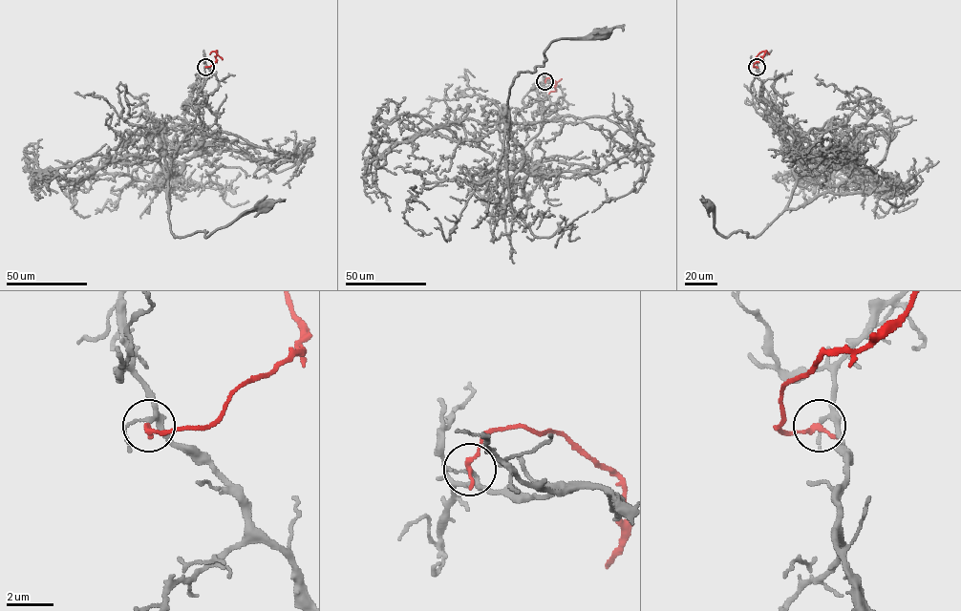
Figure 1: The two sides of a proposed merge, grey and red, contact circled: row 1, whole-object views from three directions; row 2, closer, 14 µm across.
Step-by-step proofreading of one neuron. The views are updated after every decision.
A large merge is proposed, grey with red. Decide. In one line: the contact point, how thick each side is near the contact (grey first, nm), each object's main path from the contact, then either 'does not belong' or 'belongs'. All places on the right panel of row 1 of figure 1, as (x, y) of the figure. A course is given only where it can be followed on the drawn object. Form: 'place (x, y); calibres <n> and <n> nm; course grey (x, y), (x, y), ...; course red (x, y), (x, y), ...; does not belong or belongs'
place (757, 67); calibres 150 and 240 nm; course grey (756, 66), (761, 94), (793, 129), (802, 173), (788, 206), (755, 236), (736, 231), (722, 237), (707, 204); course red (756, 66), (754, 64), (765, 52), (754, 59); belongs

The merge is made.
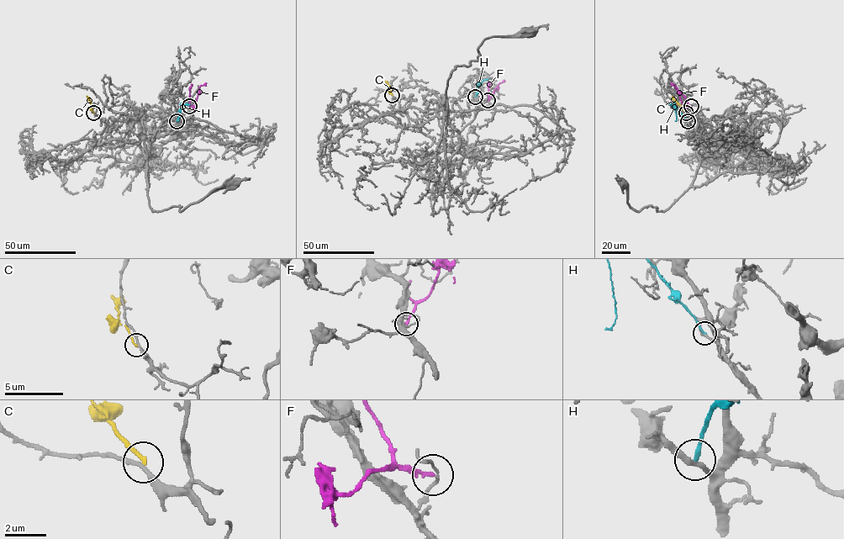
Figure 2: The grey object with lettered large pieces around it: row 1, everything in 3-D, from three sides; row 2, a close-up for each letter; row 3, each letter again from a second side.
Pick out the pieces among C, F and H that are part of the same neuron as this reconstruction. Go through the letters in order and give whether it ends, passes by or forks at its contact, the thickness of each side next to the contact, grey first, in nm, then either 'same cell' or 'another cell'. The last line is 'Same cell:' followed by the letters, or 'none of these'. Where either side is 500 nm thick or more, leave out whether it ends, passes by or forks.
C: it ends | 190/180 nm | another cell
F: it ends | 100/170 nm | another cell
H: it ends | 240/190 nm | another cell
Same cell: none of these

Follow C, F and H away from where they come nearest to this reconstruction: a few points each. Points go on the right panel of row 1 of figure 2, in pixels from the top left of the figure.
C: (686, 113), (672, 96)
F: (691, 106), (685, 108), (677, 88), (671, 83)
H: (688, 121), (676, 108), (675, 120)

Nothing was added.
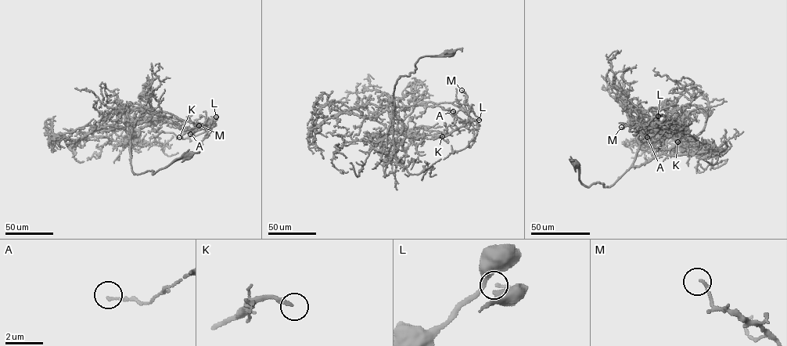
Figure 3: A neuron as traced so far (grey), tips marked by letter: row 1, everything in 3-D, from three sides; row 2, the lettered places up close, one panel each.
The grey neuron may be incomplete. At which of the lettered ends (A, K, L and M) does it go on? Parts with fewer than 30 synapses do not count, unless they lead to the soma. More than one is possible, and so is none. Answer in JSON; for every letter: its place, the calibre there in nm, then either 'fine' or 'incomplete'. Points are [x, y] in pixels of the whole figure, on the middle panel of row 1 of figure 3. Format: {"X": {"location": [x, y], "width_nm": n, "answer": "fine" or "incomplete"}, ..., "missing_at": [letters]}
{"A": {"location": [453, 111], "width_nm": 90, "answer": "fine"}, "K": {"location": [442, 136], "width_nm": 180, "answer": "incomplete"}, "L": {"location": [479, 120], "width_nm": 150, "answer": "fine"}, "M": {"location": [461, 90], "width_nm": 140, "answer": "fine"}, "missing_at": ["K"]}

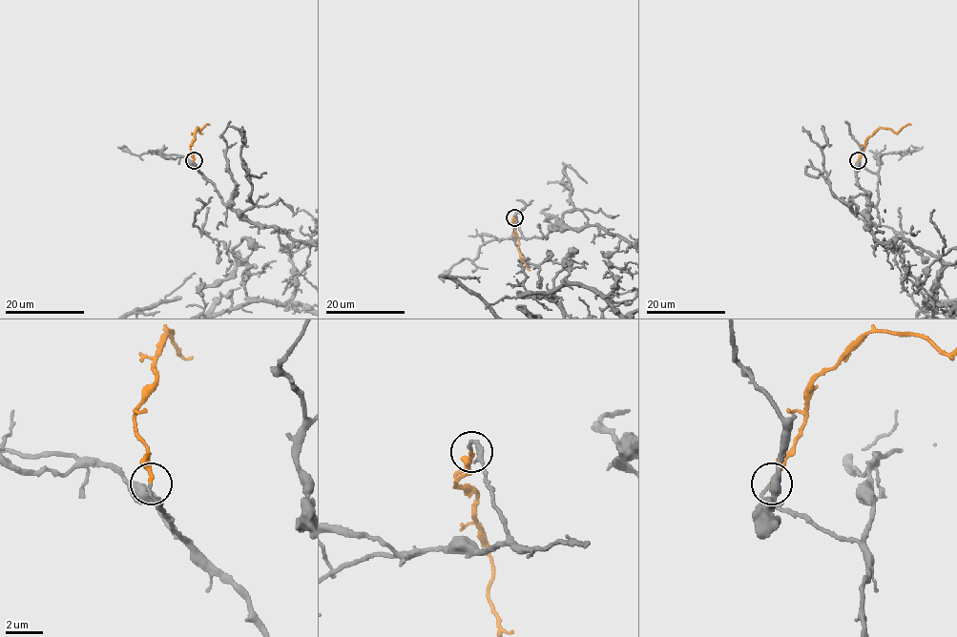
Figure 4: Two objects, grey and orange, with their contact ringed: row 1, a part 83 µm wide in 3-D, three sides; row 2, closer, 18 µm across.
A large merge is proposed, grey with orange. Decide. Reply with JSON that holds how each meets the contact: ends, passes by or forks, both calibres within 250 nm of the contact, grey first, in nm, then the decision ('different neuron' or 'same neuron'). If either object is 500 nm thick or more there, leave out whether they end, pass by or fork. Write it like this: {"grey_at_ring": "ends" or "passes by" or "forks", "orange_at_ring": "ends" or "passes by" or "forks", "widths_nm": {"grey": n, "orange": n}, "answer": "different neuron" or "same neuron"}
{"grey_at_ring": "ends", "orange_at_ring": "ends", "widths_nm": {"grey": 160, "orange": 180}, "answer": "same neuron"}

